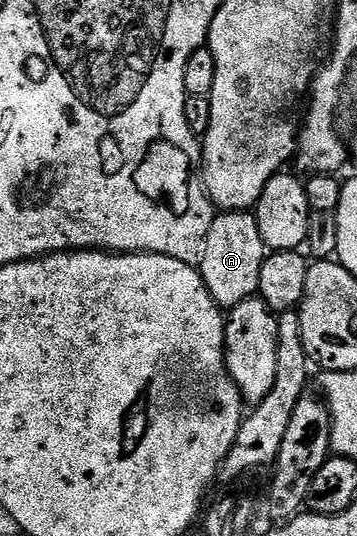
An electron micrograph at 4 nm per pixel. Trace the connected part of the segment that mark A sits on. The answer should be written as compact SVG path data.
M222 211L215 214L208 229L200 270L202 280L215 303L223 309L240 305L240 301L258 295L260 269L268 248L260 237L257 218L250 211Z

